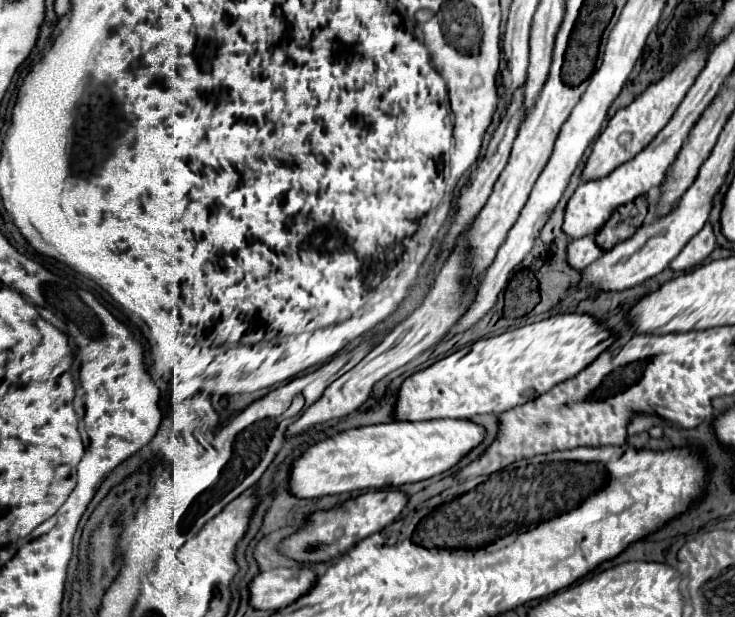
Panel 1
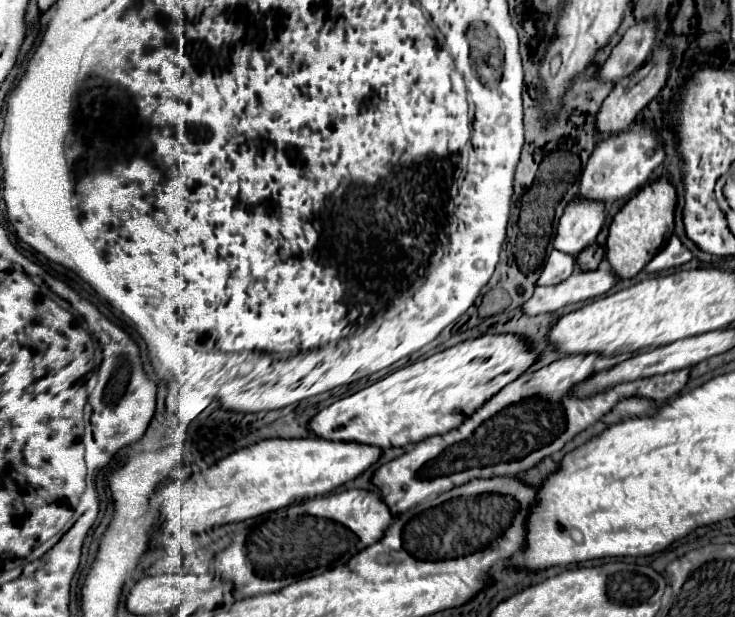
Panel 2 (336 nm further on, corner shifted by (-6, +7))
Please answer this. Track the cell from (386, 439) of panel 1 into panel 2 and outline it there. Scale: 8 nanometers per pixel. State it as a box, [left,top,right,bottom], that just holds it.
[160,439,382,533]

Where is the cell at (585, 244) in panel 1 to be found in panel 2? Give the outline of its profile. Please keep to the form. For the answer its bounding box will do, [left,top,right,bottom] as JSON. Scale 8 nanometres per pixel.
[538,251,576,285]

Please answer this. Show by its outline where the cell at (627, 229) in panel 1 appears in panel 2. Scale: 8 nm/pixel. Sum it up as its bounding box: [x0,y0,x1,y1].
[578,243,604,271]

